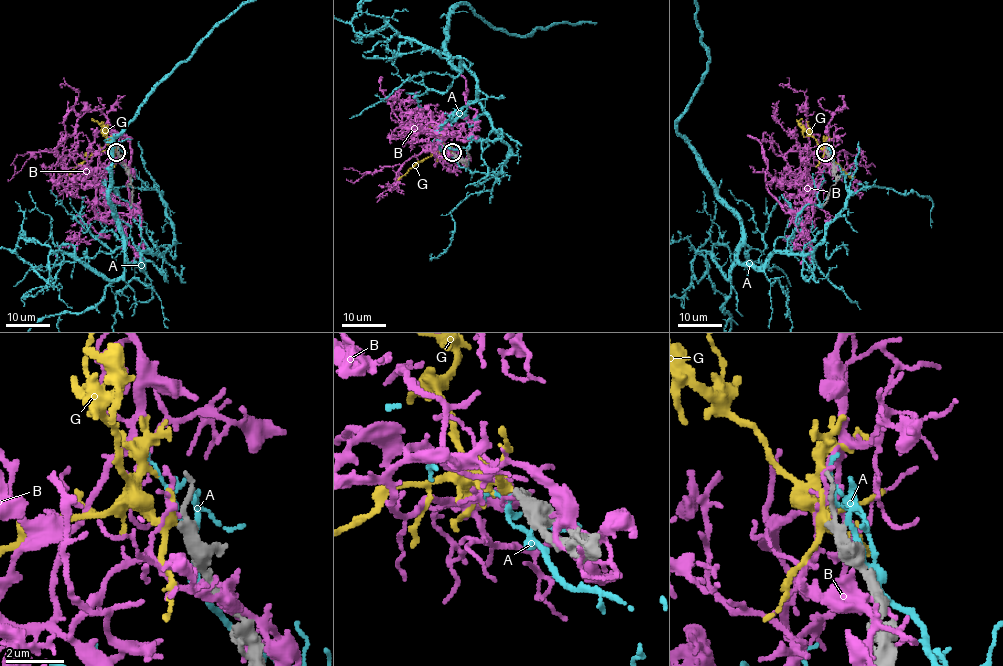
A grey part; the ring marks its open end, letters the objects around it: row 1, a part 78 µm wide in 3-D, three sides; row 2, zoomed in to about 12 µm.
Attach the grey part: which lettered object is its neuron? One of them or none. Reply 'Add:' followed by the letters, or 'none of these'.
Add: G

